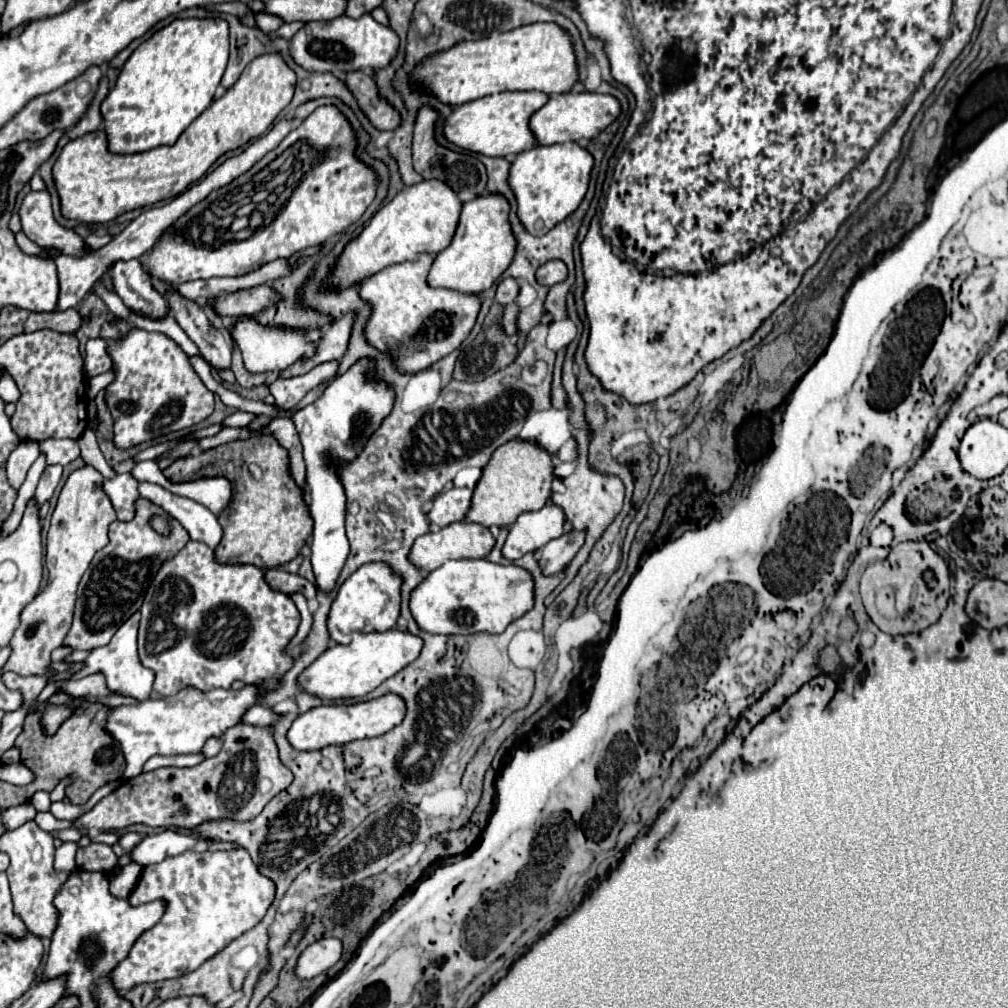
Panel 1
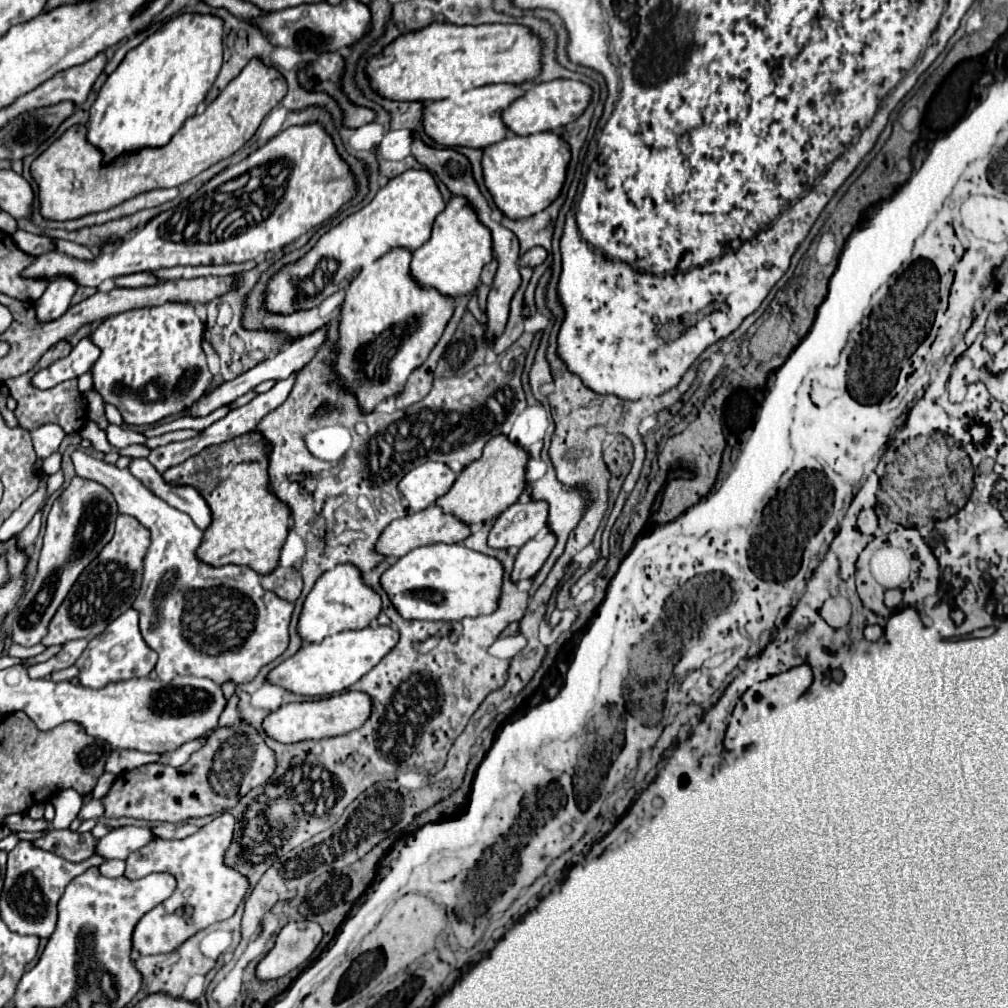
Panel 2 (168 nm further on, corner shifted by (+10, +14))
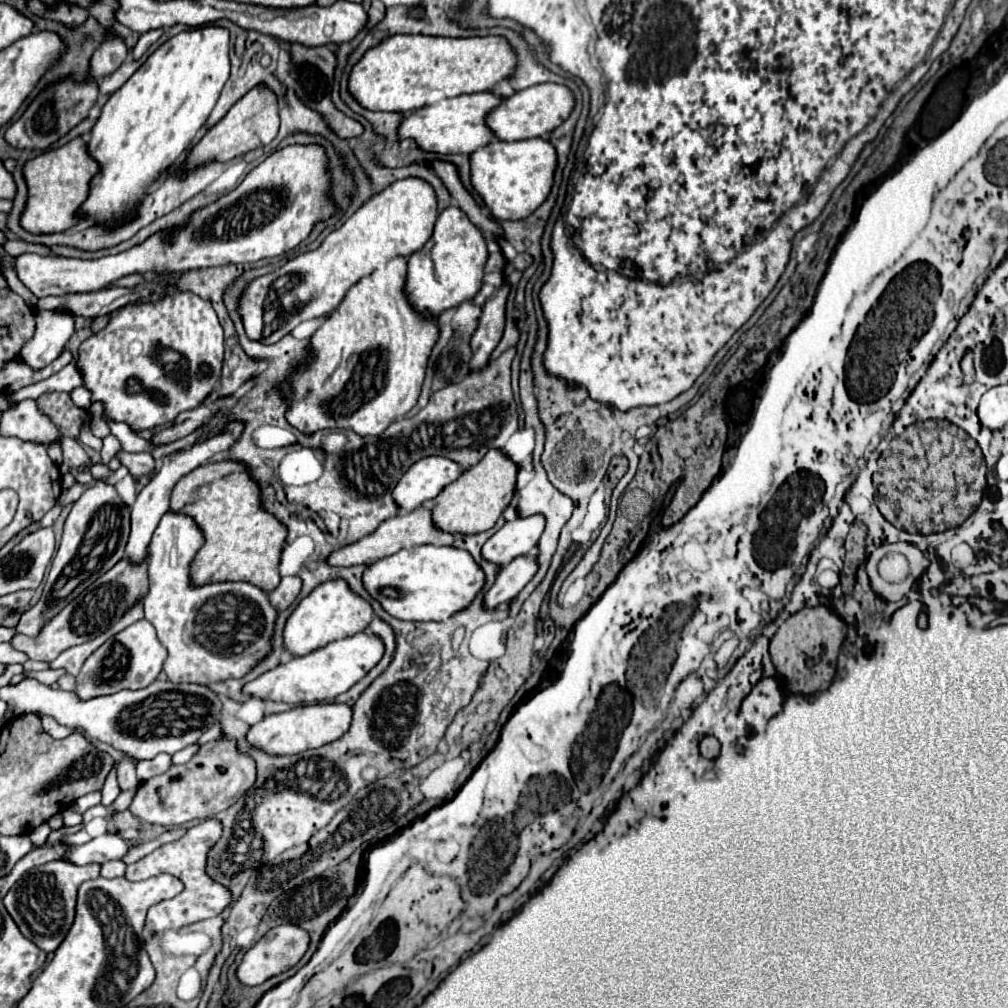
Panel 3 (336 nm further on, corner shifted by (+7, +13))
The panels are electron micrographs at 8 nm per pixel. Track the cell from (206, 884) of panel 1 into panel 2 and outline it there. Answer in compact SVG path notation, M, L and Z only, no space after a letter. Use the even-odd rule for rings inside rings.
M223 812L193 836L181 840L153 840L149 842L149 846L143 846L141 850L129 854L125 878L137 880L153 872L167 872L177 880L175 892L165 902L147 912L135 926L135 952L139 952L141 956L173 952L199 930L227 920L235 914L235 910L245 900L249 880L235 868L229 868L225 864L225 856L233 840L233 826L235 818L229 812Z

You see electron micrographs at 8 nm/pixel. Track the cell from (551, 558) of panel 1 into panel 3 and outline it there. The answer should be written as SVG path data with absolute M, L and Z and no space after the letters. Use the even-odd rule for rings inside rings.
M516 557L512 563L504 565L500 571L498 571L498 577L494 581L494 585L486 591L484 595L484 609L496 609L500 607L502 603L510 603L522 589L524 585L532 579L532 575L536 573L536 557Z

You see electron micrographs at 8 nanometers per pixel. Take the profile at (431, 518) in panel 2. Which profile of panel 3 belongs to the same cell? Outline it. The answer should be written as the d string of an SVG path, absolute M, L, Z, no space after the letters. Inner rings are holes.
M418 507L406 515L396 515L396 517L390 517L386 521L382 521L378 525L376 531L372 531L370 535L362 537L360 541L352 543L352 545L346 545L346 547L340 547L336 551L332 551L328 557L326 557L326 563L328 565L334 565L334 567L352 567L352 565L368 565L368 563L374 563L376 559L382 559L384 555L392 555L404 547L416 547L416 545L426 545L426 543L432 543L432 545L452 545L454 541L454 535L450 533L444 533L440 529L434 527L432 523L432 515L426 507Z

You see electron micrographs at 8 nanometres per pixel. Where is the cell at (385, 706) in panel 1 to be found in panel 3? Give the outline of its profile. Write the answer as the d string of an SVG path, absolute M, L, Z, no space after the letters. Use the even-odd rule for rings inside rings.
M316 703L316 705L300 705L286 713L268 715L260 723L252 725L246 733L246 739L252 747L268 753L268 755L296 755L306 749L316 749L326 743L332 743L348 731L352 721L352 707L338 703Z

